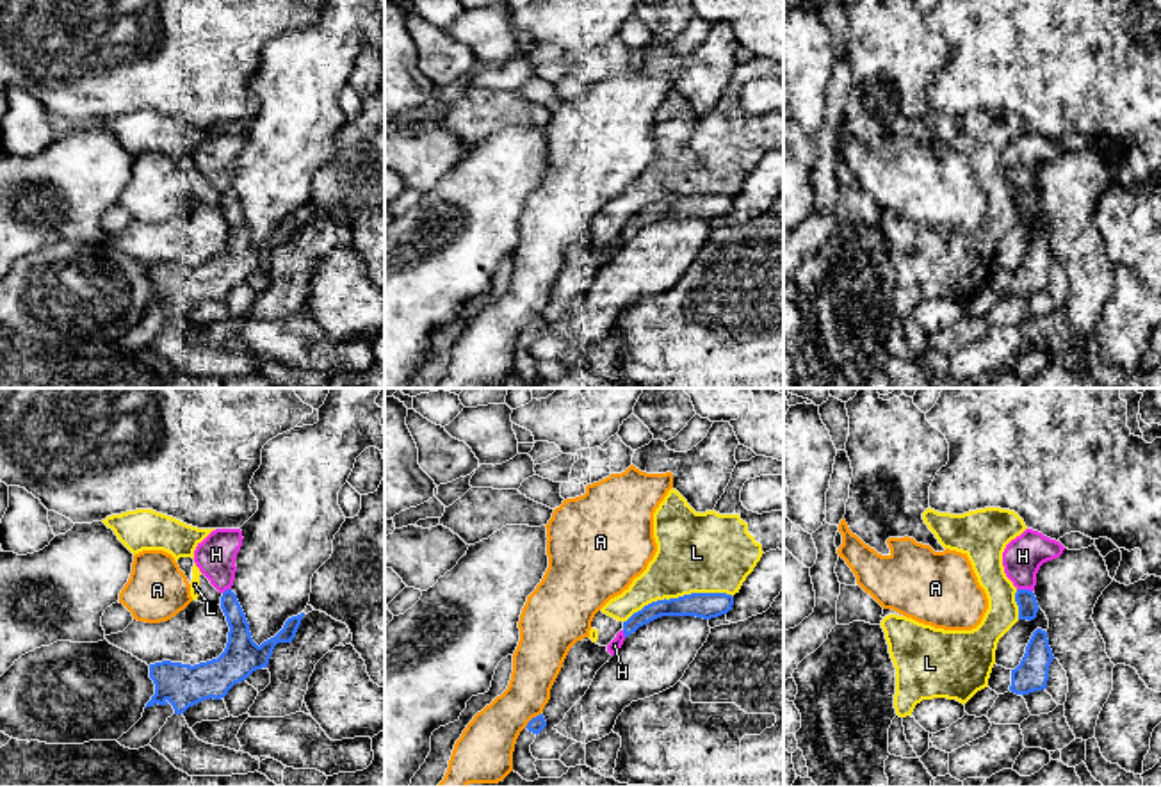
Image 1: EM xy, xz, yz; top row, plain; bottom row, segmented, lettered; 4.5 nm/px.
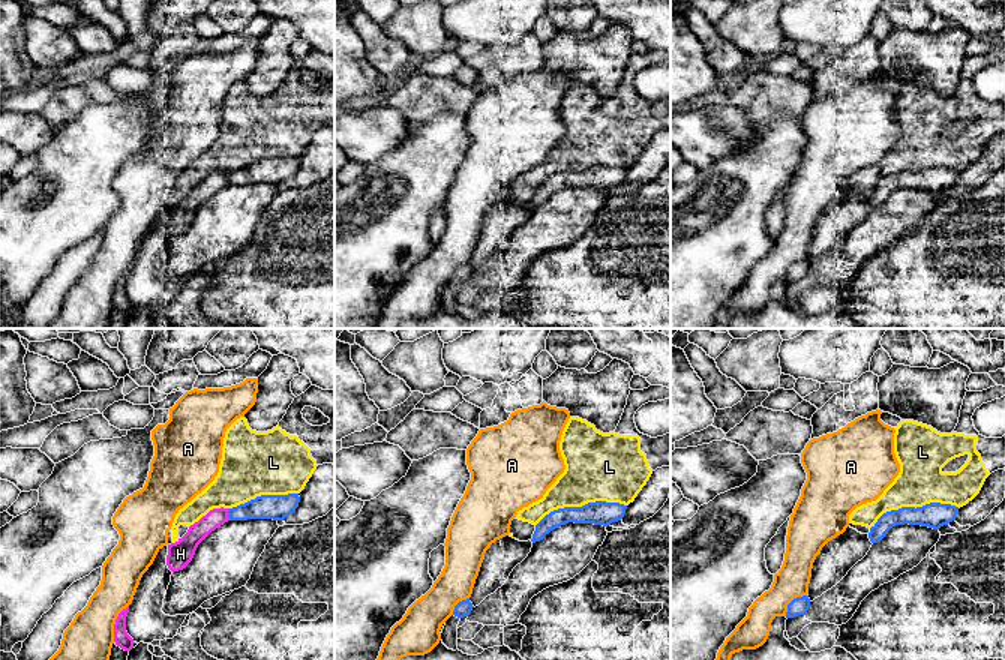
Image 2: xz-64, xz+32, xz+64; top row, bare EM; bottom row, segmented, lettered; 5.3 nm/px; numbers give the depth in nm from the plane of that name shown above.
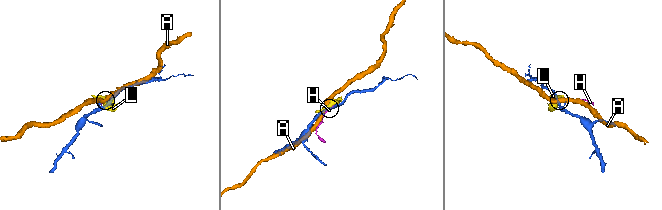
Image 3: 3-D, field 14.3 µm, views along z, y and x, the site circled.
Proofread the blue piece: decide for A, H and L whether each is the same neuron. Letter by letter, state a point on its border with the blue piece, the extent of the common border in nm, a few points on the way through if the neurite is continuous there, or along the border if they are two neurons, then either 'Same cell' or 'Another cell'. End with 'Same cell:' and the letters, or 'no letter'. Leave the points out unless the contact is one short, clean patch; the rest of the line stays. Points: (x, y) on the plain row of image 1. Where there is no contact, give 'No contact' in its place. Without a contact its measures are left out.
A: Touches blue at xz (531, 321). Shared border 100 nm. Another cell
H: Touches blue at yz (1024, 191). Shared border 70 nm. Boundary: yz (1017, 189), (1031, 193). Another cell
L: Touches blue at xz (679, 198). Shared border 500 nm. Another cell
Same cell: no letter

